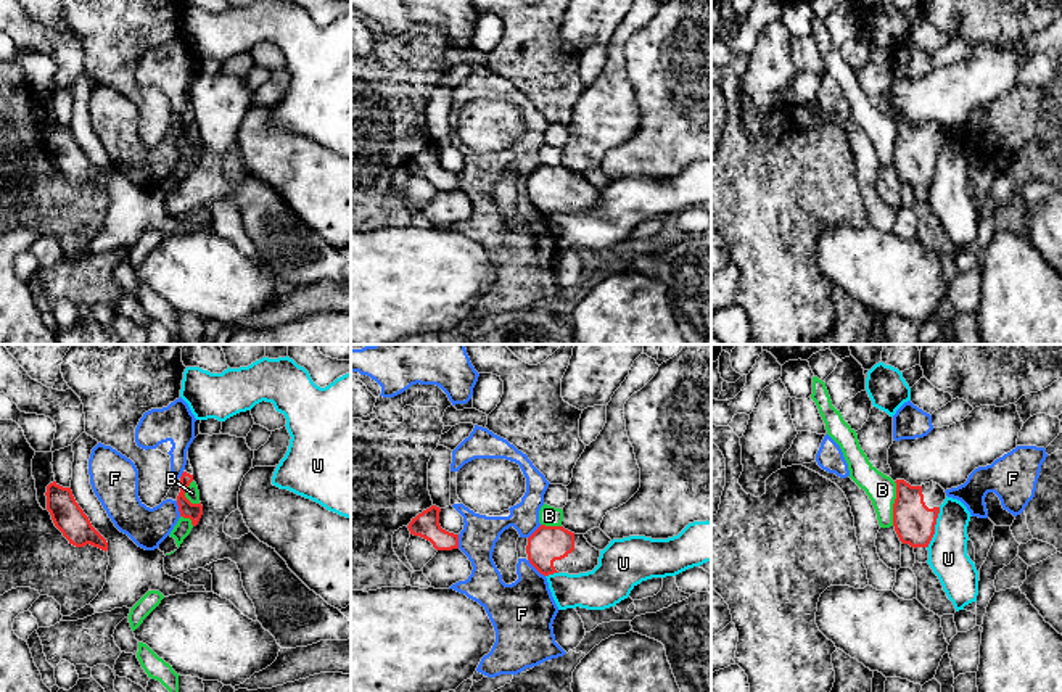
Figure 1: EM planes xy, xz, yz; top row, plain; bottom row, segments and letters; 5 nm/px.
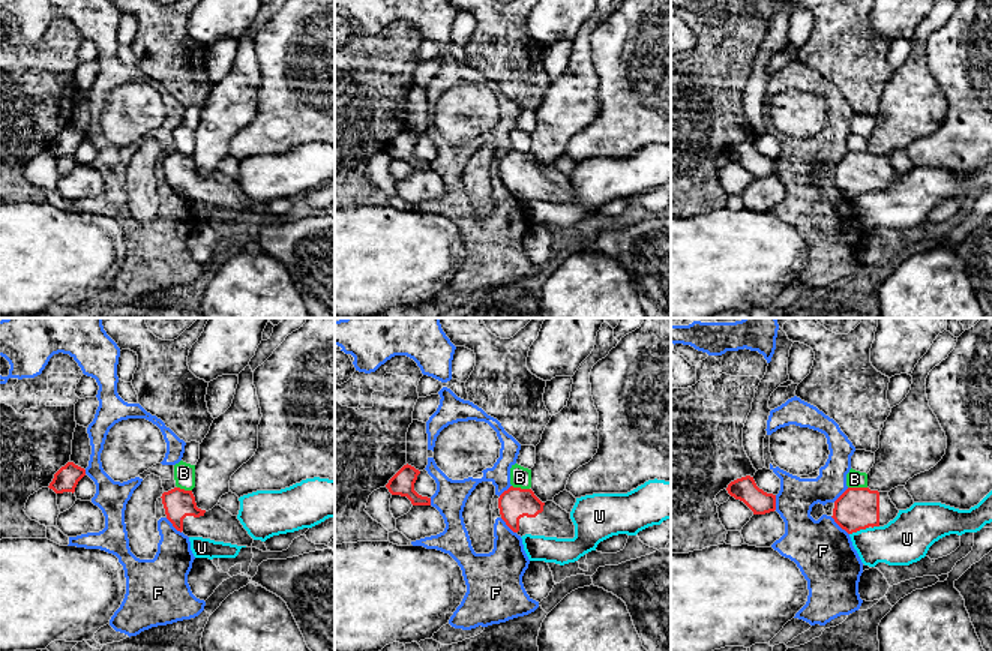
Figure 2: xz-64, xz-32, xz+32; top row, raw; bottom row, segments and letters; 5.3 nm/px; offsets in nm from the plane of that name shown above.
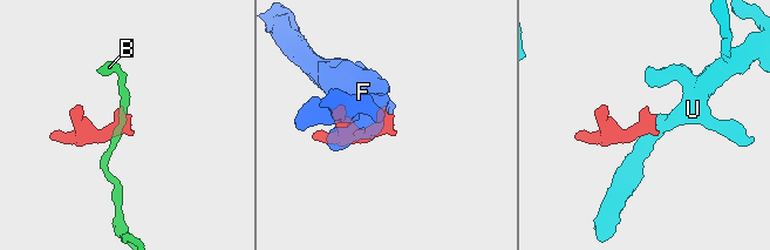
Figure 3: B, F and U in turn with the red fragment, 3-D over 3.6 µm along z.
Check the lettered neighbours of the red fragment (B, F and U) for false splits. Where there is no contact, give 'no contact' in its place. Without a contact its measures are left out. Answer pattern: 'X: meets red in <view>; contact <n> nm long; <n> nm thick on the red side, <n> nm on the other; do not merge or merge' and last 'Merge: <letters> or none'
B: meets red in yz; contact 220 nm long; 200 nm thick on the red side, 140 nm on the other; do not merge
F: meets red in xz; contact 130 nm long; 180 nm thick on the red side, 320 nm on the other; do not merge
U: meets red in yz; contact 220 nm long; 200 nm thick on the red side, 200 nm on the other; do not merge
Merge: none

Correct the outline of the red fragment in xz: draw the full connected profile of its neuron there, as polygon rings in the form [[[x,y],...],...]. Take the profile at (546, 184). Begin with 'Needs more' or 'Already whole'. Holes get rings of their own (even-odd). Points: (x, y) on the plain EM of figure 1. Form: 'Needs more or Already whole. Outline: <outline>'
Needs more. Outline: [[[541,164],[528,177],[526,193],[529,203],[544,216],[592,211],[600,196],[600,190],[592,187],[584,174],[574,174],[563,166],[545,164]]]

